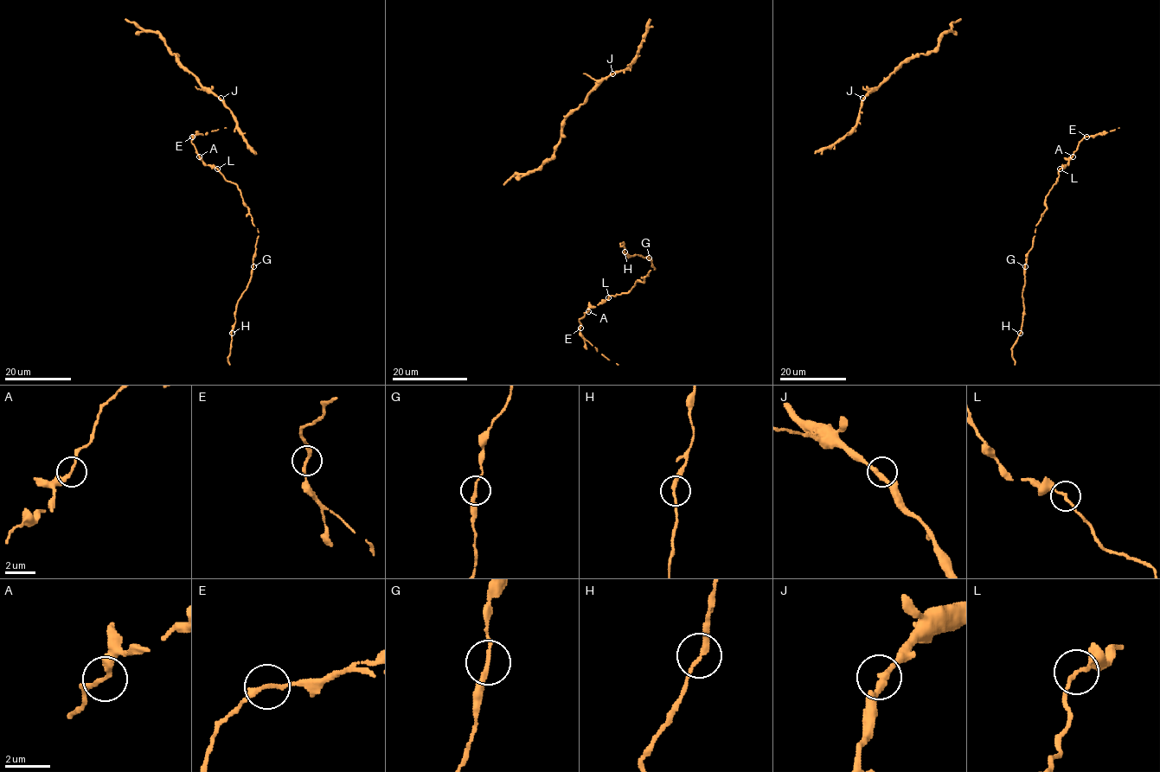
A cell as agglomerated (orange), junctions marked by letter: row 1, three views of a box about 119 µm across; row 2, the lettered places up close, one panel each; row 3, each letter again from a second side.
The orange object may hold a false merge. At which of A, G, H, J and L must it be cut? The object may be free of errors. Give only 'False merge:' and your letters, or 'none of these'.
False merge: none of these

